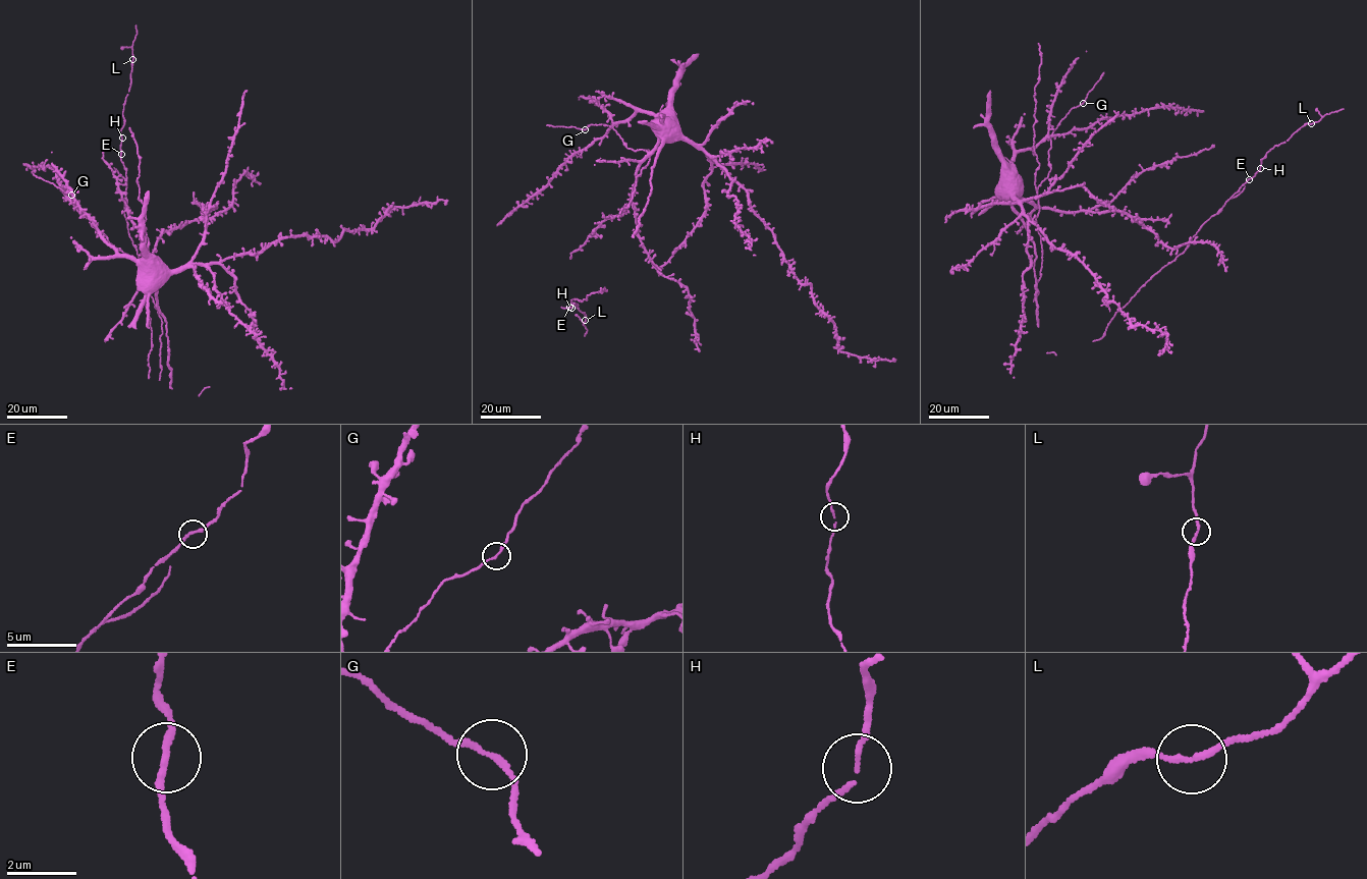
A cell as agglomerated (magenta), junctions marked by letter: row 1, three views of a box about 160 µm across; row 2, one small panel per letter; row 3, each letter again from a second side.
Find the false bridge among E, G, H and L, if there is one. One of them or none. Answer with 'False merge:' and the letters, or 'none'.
False merge: none

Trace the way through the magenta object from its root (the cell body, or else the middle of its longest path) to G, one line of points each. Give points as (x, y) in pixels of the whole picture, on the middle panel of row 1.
G: (658, 120), (660, 117), (638, 111), (611, 125), (591, 124), (585, 129)

